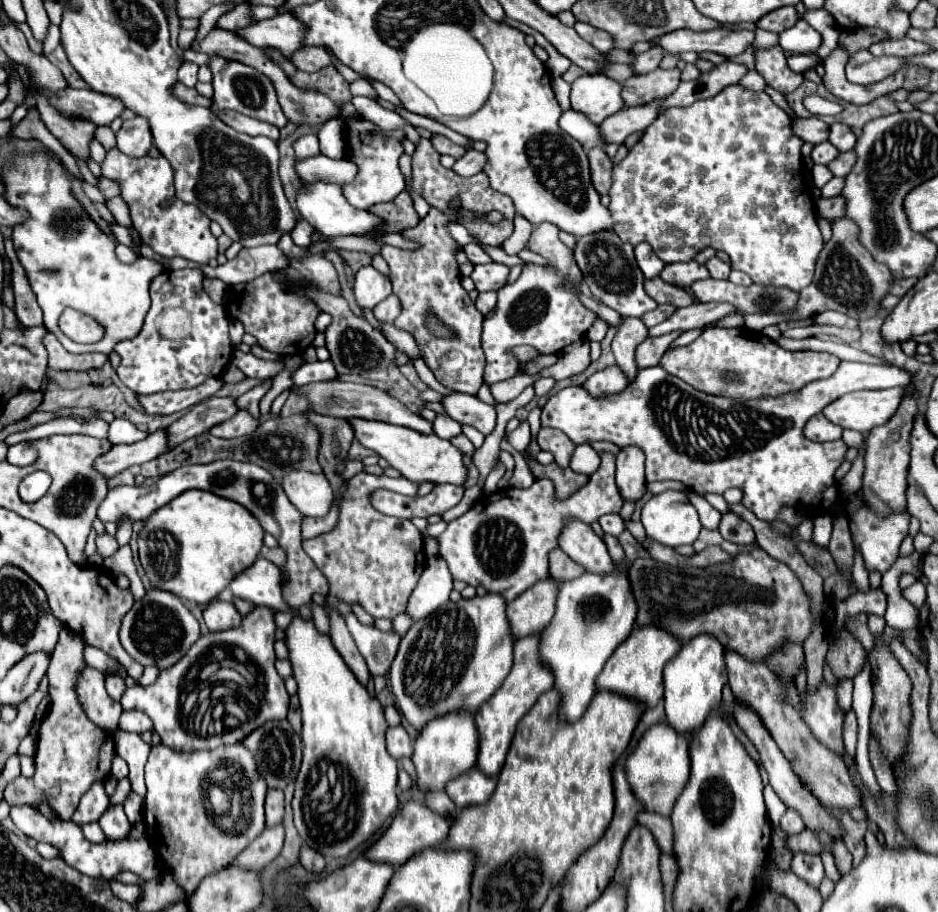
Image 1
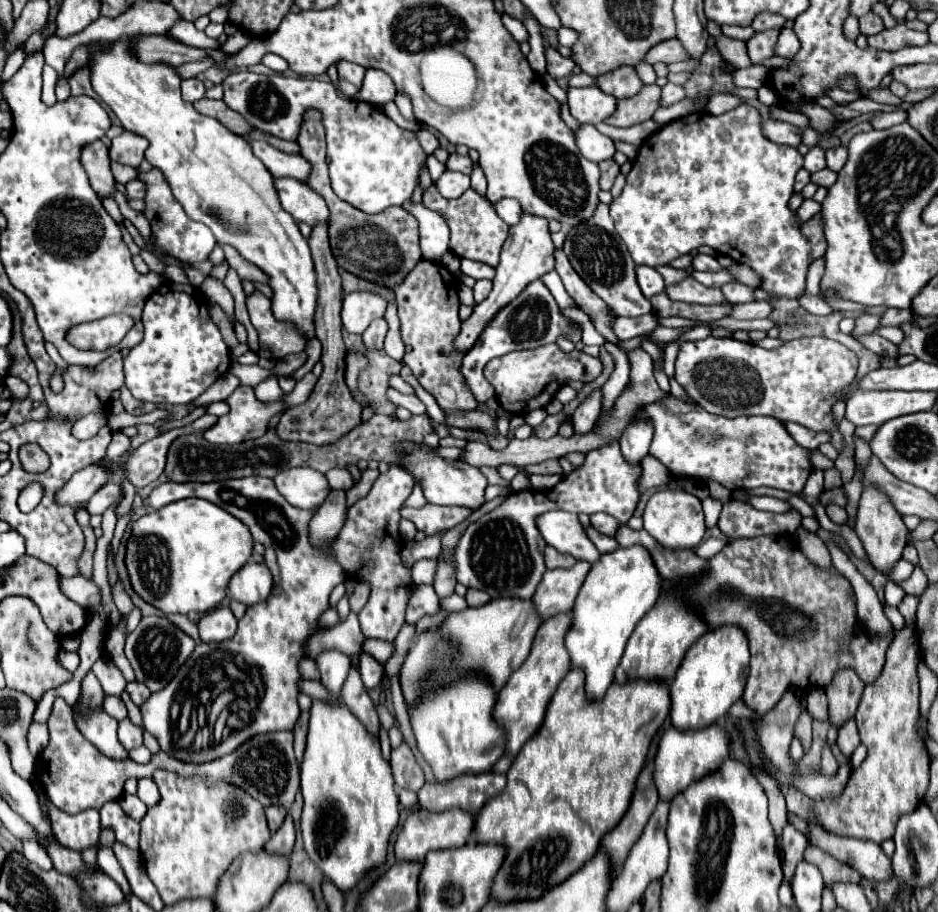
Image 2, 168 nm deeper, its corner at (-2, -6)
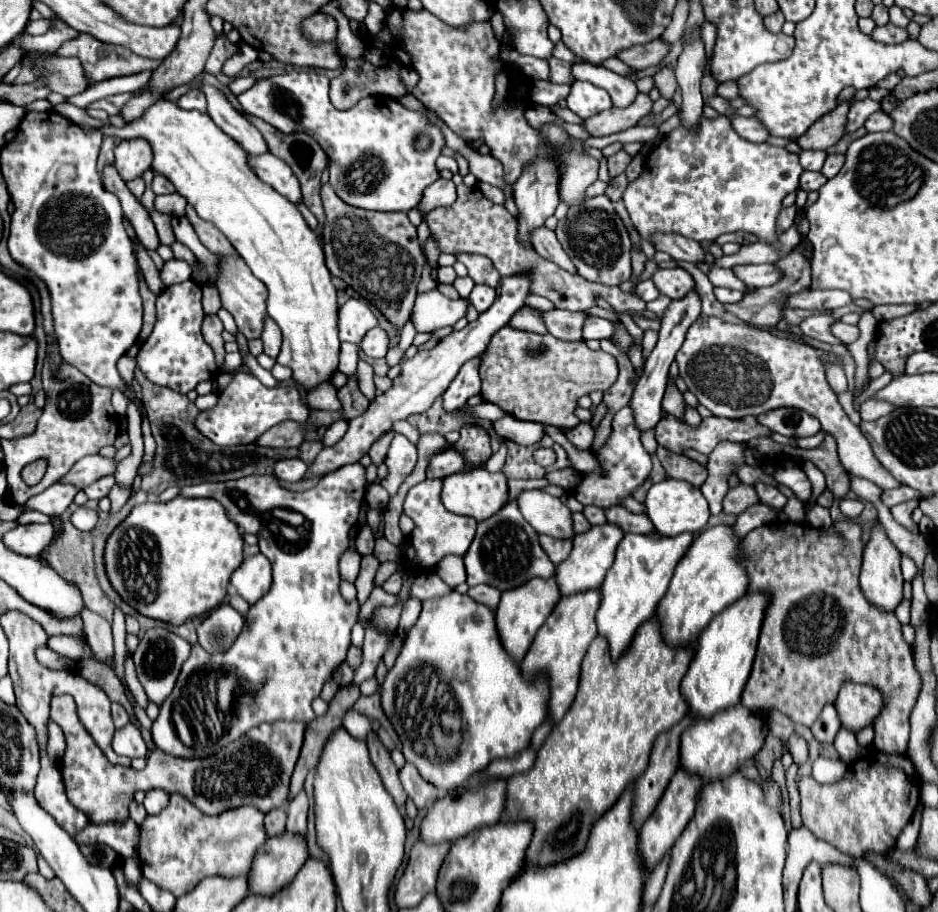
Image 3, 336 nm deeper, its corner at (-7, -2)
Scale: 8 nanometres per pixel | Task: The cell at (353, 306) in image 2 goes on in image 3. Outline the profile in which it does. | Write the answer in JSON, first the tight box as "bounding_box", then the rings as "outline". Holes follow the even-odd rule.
{"bounding_box":[339,299,377,343],"outline":[[[349,299],[339,309],[339,339],[359,343],[369,329],[377,325],[377,319],[363,299]]]}

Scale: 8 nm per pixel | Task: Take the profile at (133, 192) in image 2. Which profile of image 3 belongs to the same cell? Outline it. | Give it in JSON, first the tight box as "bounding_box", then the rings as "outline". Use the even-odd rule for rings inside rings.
{"bounding_box":[153,173,175,195],"outline":[[[155,173],[155,177],[153,177],[153,191],[155,191],[155,195],[169,195],[169,193],[175,193],[173,183],[171,183],[167,177],[159,175],[159,173]]]}

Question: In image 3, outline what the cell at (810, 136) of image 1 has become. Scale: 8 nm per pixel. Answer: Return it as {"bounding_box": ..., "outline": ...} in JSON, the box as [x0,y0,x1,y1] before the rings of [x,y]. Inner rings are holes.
{"bounding_box":[731,117,769,143],"outline":[[[733,117],[731,125],[737,135],[741,135],[743,139],[753,141],[753,143],[763,143],[769,137],[765,127],[753,117]]]}

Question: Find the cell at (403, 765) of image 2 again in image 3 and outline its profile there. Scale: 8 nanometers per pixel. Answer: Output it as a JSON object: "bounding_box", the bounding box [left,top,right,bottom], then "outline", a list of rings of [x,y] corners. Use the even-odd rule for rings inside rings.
{"bounding_box":[399,763,439,809],"outline":[[[407,763],[407,765],[401,769],[399,777],[401,777],[403,789],[405,789],[407,795],[413,799],[413,803],[417,805],[417,809],[425,809],[425,807],[429,807],[431,801],[437,799],[439,789],[433,787],[431,783],[427,783],[427,781],[423,781],[421,775],[419,775],[419,771],[417,771],[413,765]]]}

